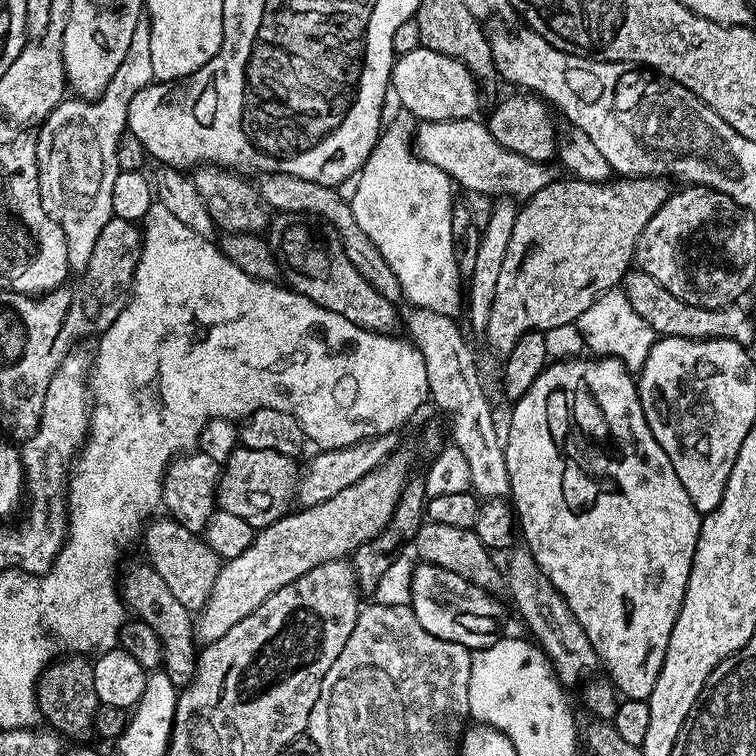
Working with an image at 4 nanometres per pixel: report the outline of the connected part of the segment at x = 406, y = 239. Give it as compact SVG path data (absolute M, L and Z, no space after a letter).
M399 114L392 121L387 121L381 131L380 140L374 146L370 158L355 177L356 189L350 195L352 213L362 226L366 238L378 246L382 258L394 270L398 278L401 297L409 305L417 308L429 308L438 314L450 317L457 315L456 310L462 306L462 279L458 270L458 263L454 258L454 242L451 234L451 216L454 207L452 188L454 181L445 172L438 170L430 162L416 155L413 148L414 120L407 114Z

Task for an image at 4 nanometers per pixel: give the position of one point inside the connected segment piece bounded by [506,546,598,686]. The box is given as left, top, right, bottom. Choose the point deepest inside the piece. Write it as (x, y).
(554, 629)

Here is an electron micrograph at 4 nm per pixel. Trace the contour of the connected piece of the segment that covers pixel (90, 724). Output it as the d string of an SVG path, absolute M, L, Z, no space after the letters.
M80 654L57 659L44 669L36 684L36 701L40 707L41 717L45 721L49 720L53 724L49 725L61 737L88 735L91 737L96 722L96 709L101 705L98 690L94 690L94 670L91 663Z

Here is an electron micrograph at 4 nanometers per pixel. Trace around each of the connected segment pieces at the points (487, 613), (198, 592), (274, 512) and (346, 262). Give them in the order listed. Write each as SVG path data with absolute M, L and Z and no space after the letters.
M417 563L412 570L412 603L413 614L422 622L430 634L443 640L458 642L469 650L489 648L498 638L500 619L504 608L493 593L487 592L477 584L471 584L458 574L436 564Z
M168 516L155 517L145 525L142 544L146 546L147 561L166 583L170 594L174 594L174 598L178 598L178 602L182 602L182 606L186 606L188 612L199 613L200 608L206 606L206 598L210 598L210 590L214 590L214 582L218 578L222 565L220 555L214 550L210 550L208 543L197 533L186 530L179 522Z
M237 446L223 461L220 480L216 483L219 511L242 518L254 529L262 529L287 516L294 504L298 487L298 467L291 456L278 450L256 450Z
M282 212L271 217L266 232L269 237L280 236L278 259L282 280L297 297L334 314L342 314L342 318L346 318L355 328L365 328L380 336L397 331L397 305L378 294L378 290L374 290L374 286L362 278L362 274L354 268L354 262L346 258L338 230L334 230L330 222L306 212Z

